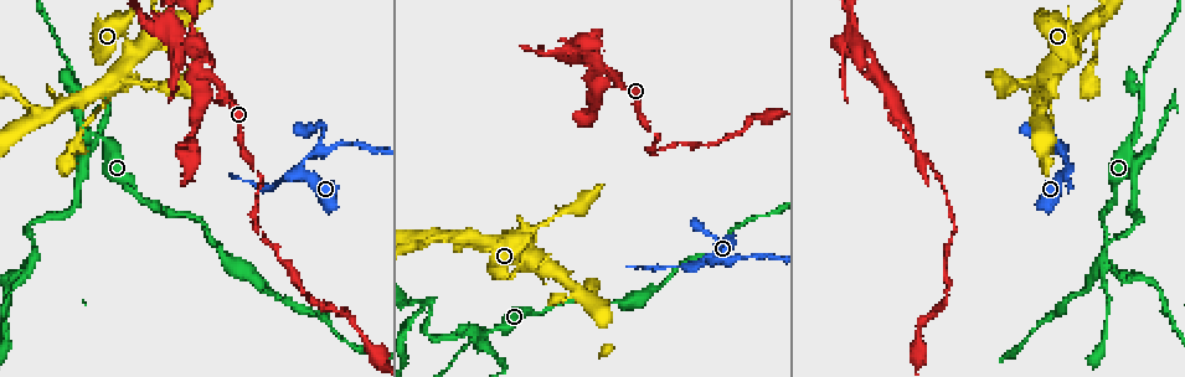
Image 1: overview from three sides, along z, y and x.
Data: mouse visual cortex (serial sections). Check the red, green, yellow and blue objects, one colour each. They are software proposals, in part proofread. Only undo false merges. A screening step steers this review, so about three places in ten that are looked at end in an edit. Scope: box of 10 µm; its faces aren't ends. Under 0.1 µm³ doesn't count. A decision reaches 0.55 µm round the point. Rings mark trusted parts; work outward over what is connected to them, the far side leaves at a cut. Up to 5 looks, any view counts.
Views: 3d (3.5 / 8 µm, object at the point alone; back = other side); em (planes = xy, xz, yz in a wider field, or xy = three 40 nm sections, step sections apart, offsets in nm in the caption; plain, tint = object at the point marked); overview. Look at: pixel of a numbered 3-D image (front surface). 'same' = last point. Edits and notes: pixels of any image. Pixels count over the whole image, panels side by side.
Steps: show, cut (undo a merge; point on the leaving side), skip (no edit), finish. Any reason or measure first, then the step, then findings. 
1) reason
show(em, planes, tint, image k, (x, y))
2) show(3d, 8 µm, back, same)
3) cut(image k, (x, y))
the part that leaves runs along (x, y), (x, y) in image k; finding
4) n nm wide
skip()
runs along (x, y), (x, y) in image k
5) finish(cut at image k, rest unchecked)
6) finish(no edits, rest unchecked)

three arms meet
show(3d, 8 µm, image 1, (1135, 137))

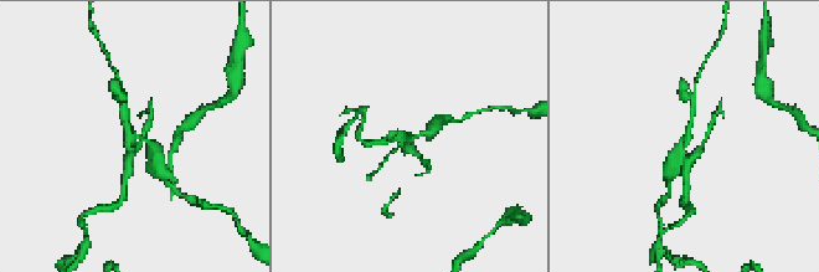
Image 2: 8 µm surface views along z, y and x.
closer look
show(3d, 3.5 µm, back, same)

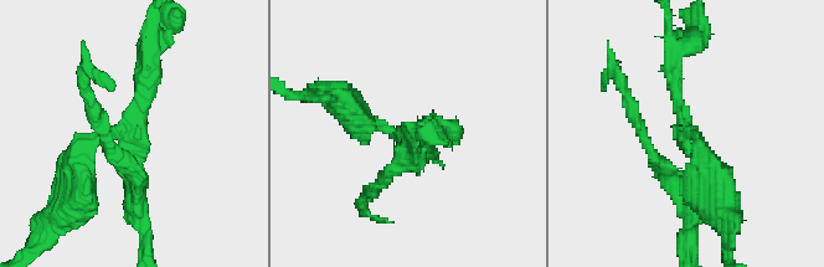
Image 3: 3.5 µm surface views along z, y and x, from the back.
3 arms; arms of 200, 200, 300 nm
show(em, xy, step 2, tint, image 3, (686, 135))

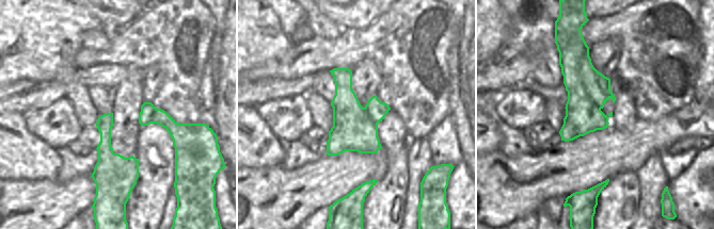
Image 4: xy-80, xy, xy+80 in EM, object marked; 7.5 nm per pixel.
cut(image 3, (400, 167))
two cells meet here

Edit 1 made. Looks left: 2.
branch point
show(3d, 3.5 µm, image 1, (439, 238))

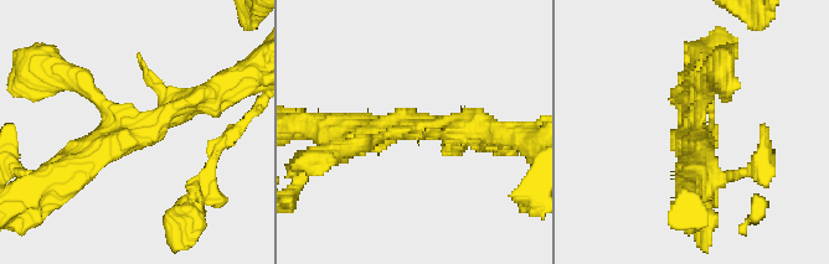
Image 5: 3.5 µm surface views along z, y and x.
3 arms; arms of 200, 300, 350 nm; need the tissue
show(em, xy, step 3, tint, image 5, (134, 128))

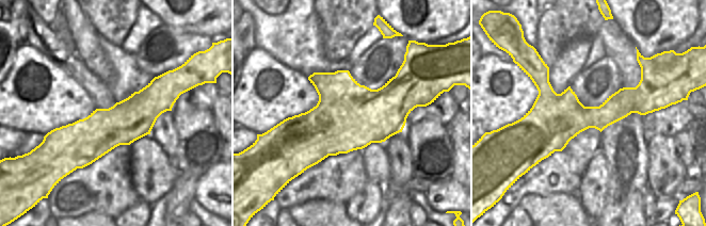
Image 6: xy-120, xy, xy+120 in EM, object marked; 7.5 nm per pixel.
skip()
runs along (659, 102), (523, 124) in image 6; all the same cell

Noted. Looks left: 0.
finish(cut at image 3, rest unchecked)

